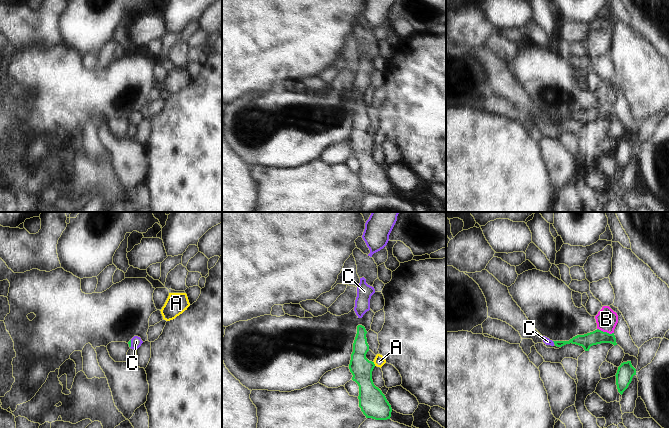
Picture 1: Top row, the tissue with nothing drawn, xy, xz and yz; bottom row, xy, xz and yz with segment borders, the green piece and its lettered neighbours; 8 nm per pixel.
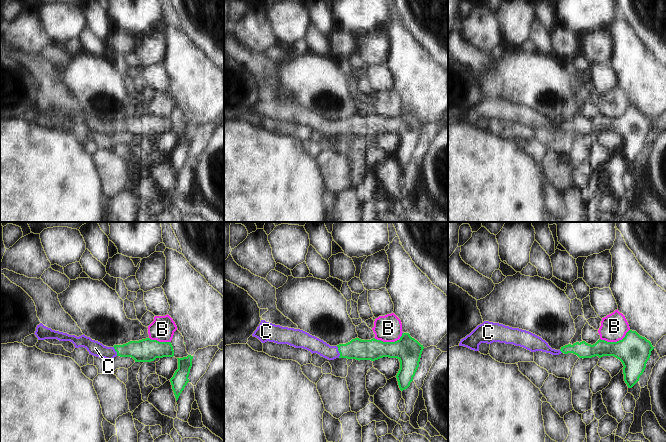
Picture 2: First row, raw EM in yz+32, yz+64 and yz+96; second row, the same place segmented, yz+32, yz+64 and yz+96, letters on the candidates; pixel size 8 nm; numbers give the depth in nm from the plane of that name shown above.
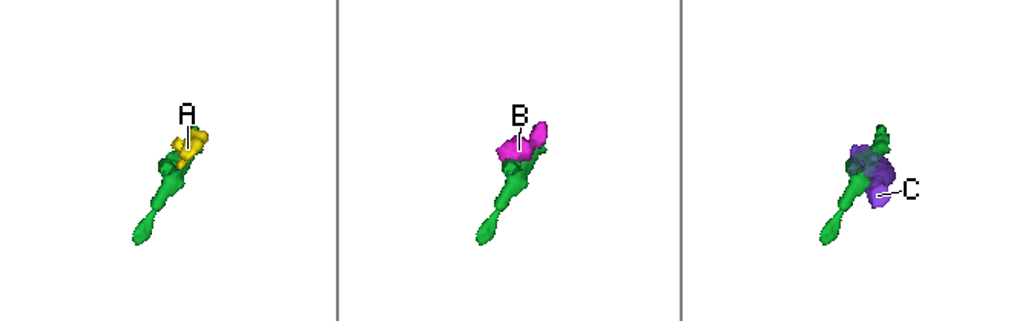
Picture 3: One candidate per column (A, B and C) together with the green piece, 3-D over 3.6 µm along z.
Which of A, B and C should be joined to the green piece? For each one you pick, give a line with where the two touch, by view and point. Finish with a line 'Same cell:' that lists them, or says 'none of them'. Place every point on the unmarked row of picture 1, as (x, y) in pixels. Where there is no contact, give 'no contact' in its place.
C: contact yz (553, 117)
Same cell: C

